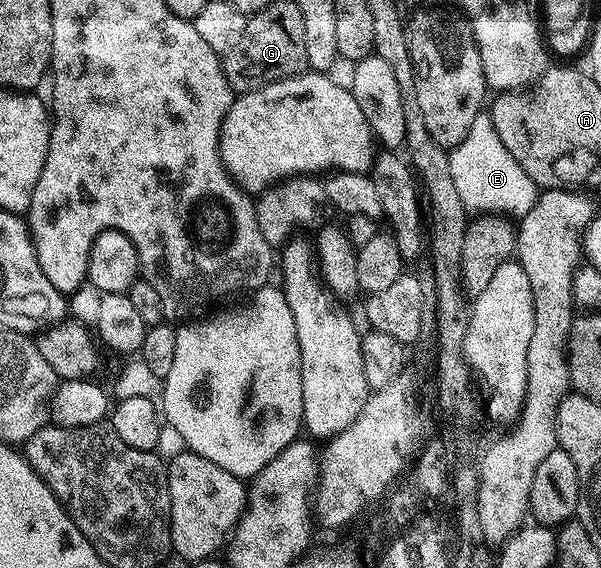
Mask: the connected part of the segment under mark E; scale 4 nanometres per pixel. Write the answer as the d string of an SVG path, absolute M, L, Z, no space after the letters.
M481 112L476 116L473 124L469 124L465 140L461 140L450 155L453 185L469 212L479 216L510 216L519 220L533 208L537 197L535 181L528 176L525 168L521 168L521 164L517 164L517 160L513 160L513 156L509 156L509 148L501 144L501 136L497 136L493 128L490 113Z

